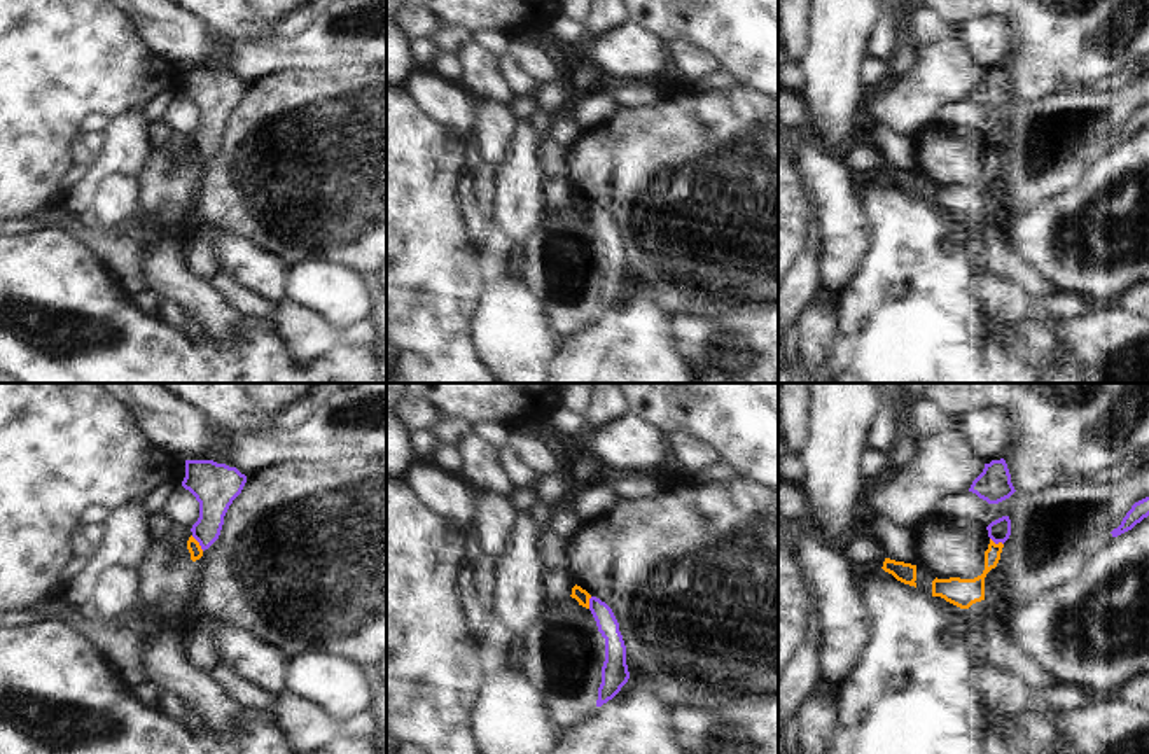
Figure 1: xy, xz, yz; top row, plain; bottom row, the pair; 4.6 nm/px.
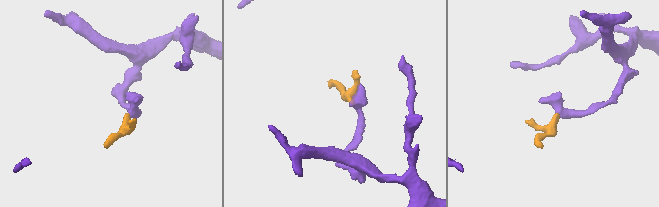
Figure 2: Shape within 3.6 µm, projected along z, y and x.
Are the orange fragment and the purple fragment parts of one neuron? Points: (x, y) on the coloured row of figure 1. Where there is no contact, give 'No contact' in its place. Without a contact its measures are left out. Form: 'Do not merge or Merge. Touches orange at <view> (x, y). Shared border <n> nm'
Do not merge. Touches orange at xy (198, 543). Shared border 90 nm

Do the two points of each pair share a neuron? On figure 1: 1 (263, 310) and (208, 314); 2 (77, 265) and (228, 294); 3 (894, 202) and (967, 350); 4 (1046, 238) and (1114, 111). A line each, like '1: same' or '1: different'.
1: different
2: different
3: same
4: different

